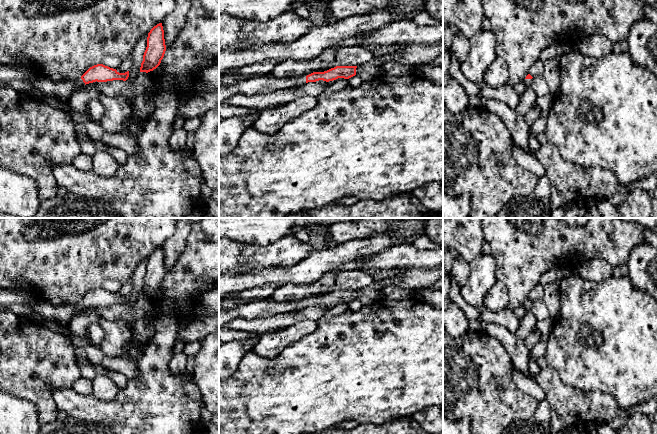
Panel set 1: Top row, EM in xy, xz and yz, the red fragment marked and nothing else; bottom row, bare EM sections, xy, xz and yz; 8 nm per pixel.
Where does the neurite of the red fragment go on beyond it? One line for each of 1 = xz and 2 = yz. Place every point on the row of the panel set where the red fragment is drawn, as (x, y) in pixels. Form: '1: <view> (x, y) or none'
1: xz (268, 83)
2: yz (527, 82)

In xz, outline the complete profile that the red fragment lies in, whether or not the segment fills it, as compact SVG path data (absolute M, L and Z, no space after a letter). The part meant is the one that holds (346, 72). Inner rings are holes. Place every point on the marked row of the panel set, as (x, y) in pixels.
M336 66L324 72L313 72L303 77L277 78L271 73L264 76L255 76L245 79L237 85L219 87L219 103L236 94L244 96L256 96L267 94L278 90L302 86L308 82L323 80L326 82L338 78L349 79L356 75L357 66Z

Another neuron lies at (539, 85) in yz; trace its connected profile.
M543 75L535 76L532 78L531 88L534 90L538 97L549 94L549 88Z

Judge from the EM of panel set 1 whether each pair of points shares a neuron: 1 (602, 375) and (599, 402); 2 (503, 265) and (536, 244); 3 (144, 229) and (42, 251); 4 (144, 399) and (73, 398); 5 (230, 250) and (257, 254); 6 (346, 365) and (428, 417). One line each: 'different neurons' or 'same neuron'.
1: different neurons
2: same neuron
3: same neuron
4: same neuron
5: same neuron
6: different neurons

